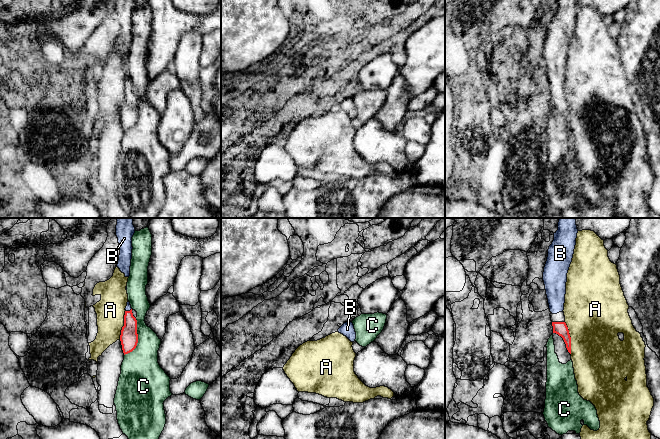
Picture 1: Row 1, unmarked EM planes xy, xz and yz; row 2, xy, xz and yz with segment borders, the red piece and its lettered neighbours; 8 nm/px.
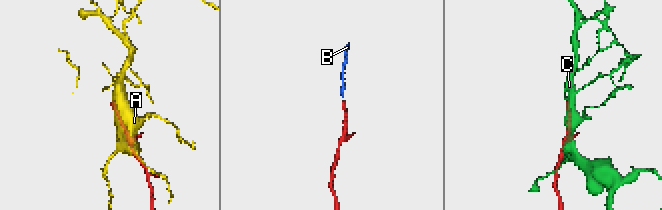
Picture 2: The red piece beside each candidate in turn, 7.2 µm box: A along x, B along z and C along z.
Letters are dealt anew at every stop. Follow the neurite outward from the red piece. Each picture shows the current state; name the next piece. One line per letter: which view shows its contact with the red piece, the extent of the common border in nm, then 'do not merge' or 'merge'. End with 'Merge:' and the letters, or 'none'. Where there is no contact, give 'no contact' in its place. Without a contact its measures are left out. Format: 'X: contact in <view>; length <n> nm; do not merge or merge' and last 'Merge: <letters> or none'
A: contact in yz; length 260 nm; do not merge
B: contact in xy; length 50 nm; merge
C: contact in xy; length 320 nm; do not merge
Merge: B

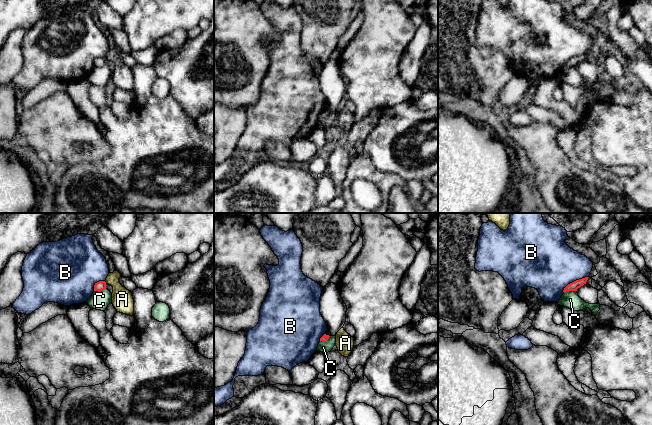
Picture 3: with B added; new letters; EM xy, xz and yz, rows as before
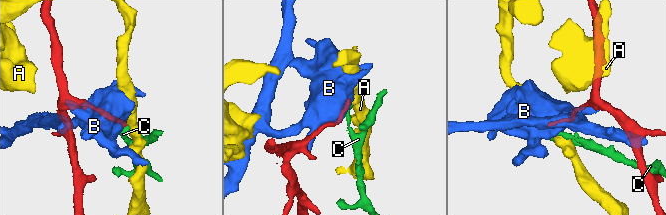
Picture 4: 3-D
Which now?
A: contact in xy; length 30 nm; do not merge
B: contact in yz; length 240 nm; do not merge
C: contact in yz; length 110 nm; do not merge
Merge: none

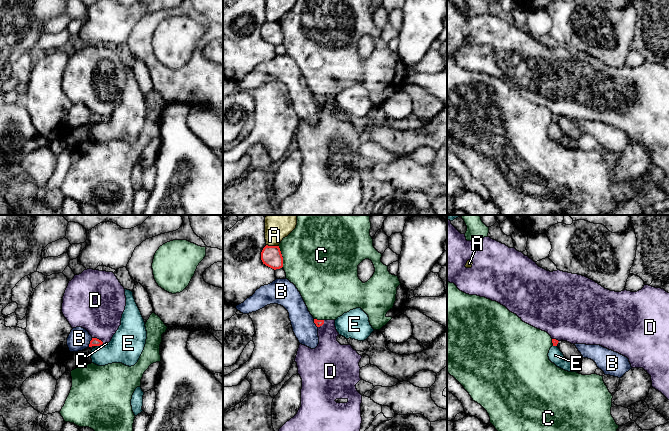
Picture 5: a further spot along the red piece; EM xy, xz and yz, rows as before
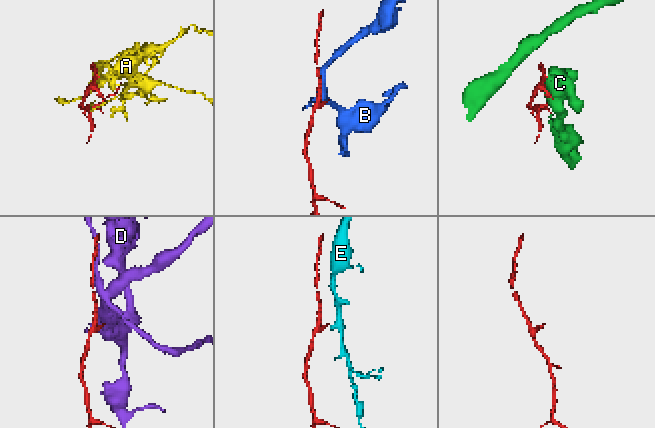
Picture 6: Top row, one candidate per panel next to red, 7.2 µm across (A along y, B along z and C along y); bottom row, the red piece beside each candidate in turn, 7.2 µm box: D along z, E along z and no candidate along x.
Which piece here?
A: contact in xz; length 110 nm; do not merge
B: contact in xy; length 80 nm; do not merge
C: contact in xz; length 180 nm; do not merge
D: contact in xy; length 110 nm; do not merge
E: contact in xy; length 50 nm; do not merge
Merge: none

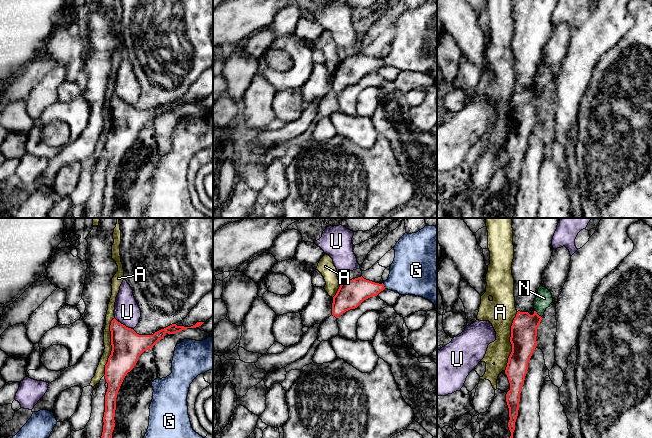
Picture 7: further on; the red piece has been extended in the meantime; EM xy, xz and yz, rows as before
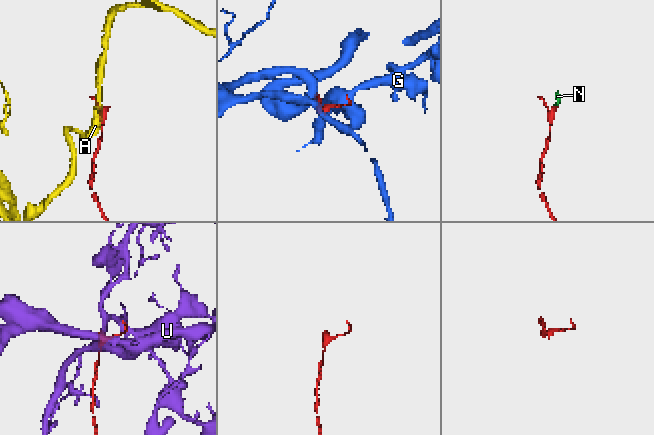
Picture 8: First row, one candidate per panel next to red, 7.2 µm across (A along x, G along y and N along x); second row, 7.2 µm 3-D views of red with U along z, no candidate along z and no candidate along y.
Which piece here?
A: contact in yz; length 500 nm; do not merge
G: contact in xz; length 50 nm; do not merge
N: contact in yz; length 80 nm; merge
U: contact in xy; length 180 nm; do not merge
Merge: N

